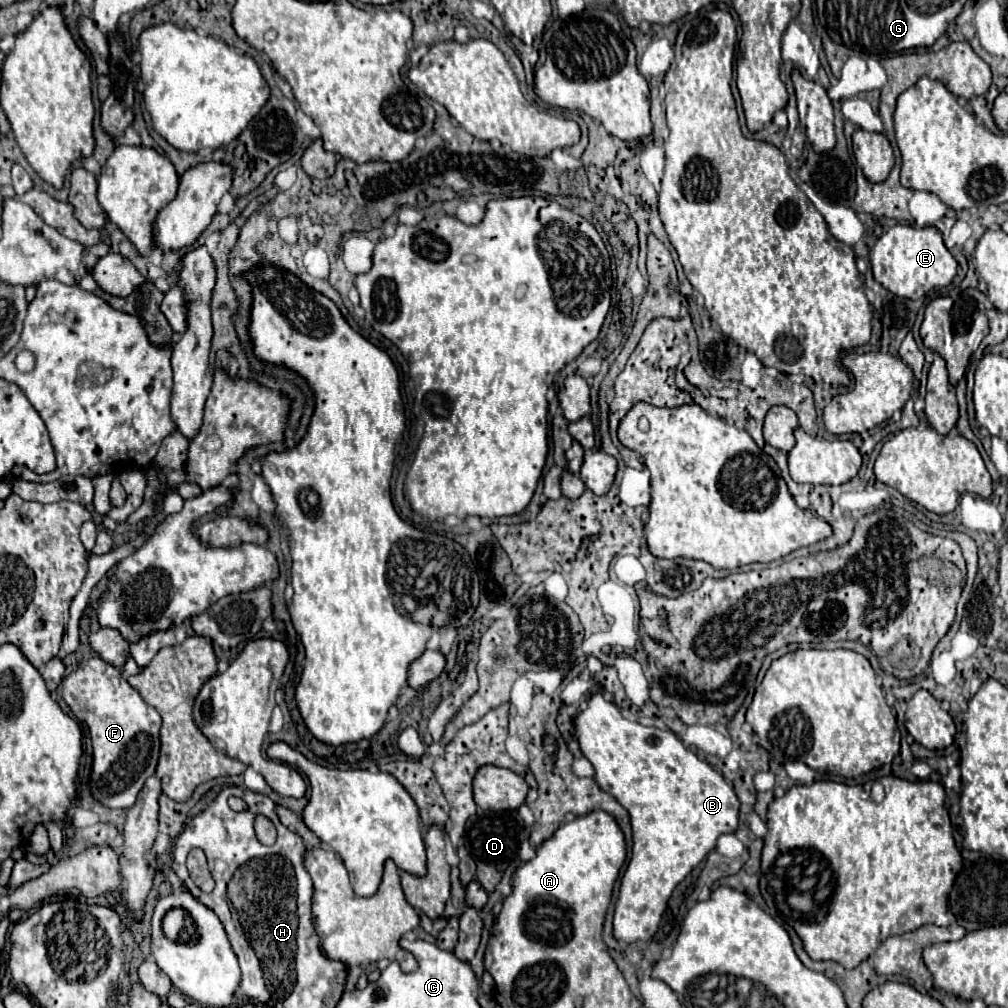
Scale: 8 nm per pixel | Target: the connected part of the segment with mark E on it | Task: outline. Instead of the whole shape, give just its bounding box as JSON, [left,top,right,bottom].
[869,225,957,299]

